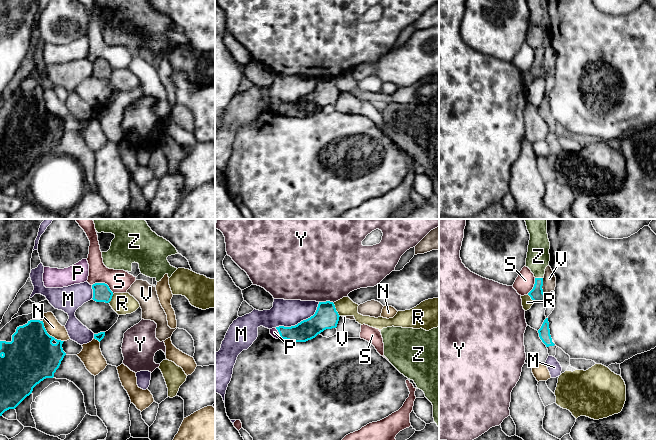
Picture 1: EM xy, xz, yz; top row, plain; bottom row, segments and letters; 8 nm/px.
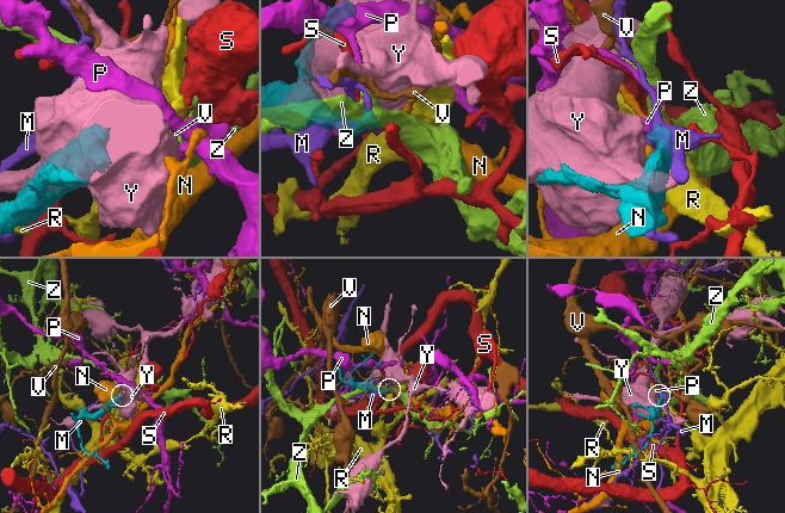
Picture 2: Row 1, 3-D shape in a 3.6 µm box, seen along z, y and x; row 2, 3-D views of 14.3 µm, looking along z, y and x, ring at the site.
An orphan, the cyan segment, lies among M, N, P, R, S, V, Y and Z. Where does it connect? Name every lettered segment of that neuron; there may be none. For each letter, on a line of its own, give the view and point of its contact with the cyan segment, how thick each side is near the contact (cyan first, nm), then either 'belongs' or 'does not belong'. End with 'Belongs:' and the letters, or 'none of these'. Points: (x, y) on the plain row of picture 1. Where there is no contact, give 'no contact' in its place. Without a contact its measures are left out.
M: xz (301, 97) | 190/220 nm | does not belong
N: xy (49, 111) | 400/120 nm | does not belong
P: xz (279, 109) | 160/70 nm | does not belong
R: xz (335, 86) | 190/140 nm | does not belong
S: xy (104, 59) | 140/190 nm | does not belong
V: yz (541, 63) | 110/110 nm | does not belong
Y: xz (326, 77) | 190/500 nm | does not belong
Z: yz (539, 54) | 110/190 nm | belongs
Belongs: Z

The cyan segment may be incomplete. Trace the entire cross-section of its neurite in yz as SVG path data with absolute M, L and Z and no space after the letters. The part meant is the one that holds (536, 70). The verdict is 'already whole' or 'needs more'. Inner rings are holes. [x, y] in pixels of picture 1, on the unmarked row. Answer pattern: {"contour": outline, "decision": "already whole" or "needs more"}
{"contour": "M526 0L530 10L526 43L535 53L533 65L528 69L534 79L545 78L547 70L543 69L543 54L550 37L550 18L547 10L547 0Z", "decision": "needs more"}

